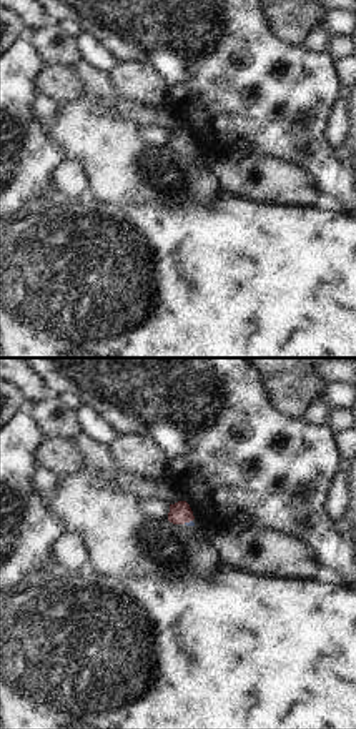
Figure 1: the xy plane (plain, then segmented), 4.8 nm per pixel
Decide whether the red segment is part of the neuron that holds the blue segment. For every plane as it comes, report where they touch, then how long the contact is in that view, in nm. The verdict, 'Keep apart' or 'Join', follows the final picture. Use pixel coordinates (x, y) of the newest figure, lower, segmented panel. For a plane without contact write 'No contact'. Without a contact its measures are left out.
Touches blue at (187, 523). Shared border 50 nm.

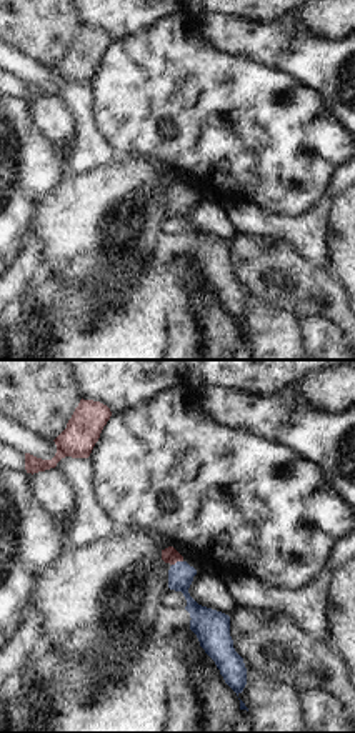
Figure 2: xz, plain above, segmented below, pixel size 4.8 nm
Touches blue at (177, 562). Shared border 60 nm.

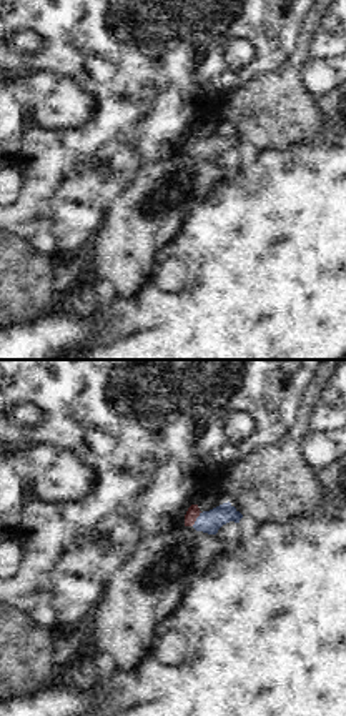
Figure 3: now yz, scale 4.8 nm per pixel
Touches blue at (197, 518). Shared border 80 nm.

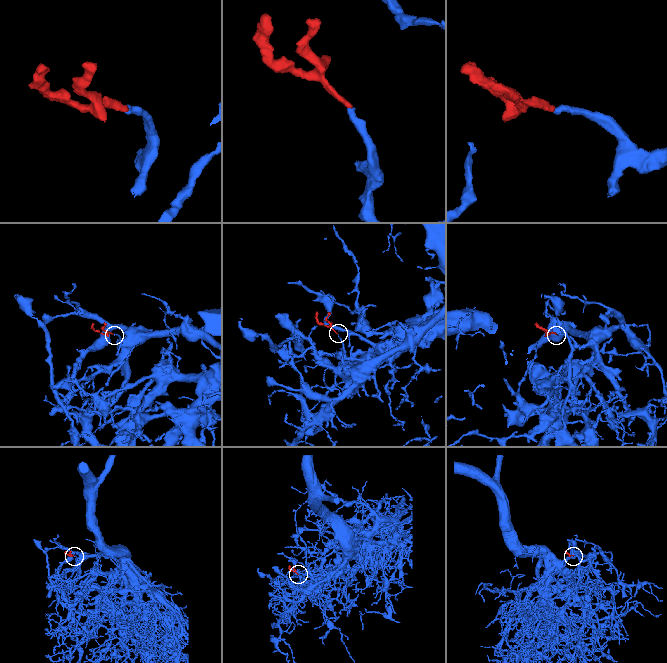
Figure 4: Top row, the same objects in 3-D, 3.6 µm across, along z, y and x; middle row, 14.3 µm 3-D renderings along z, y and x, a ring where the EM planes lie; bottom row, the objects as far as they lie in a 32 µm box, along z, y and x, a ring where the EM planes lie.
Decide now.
Join.

